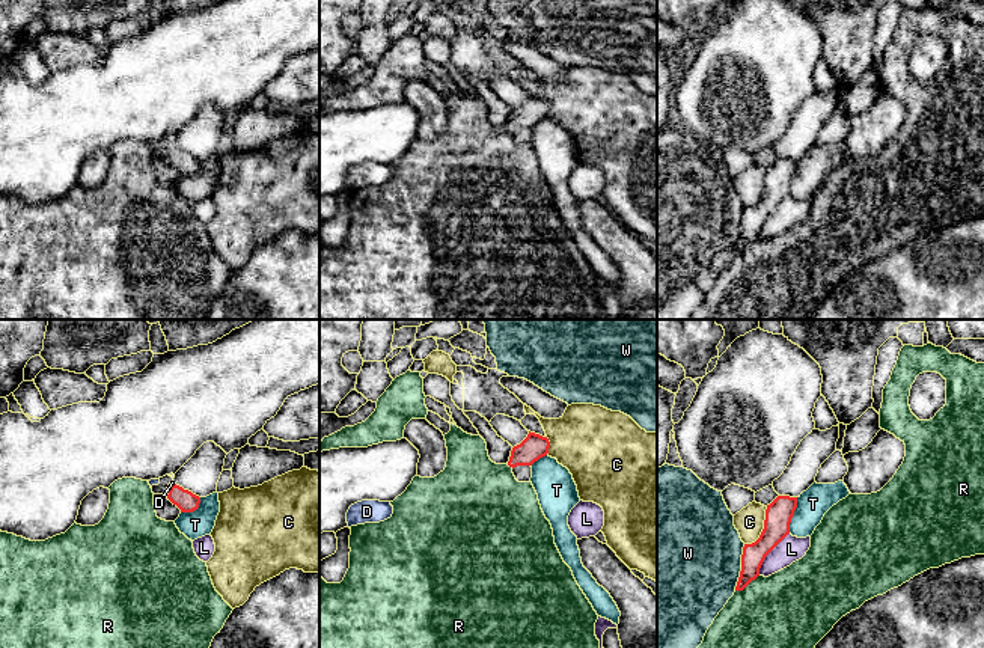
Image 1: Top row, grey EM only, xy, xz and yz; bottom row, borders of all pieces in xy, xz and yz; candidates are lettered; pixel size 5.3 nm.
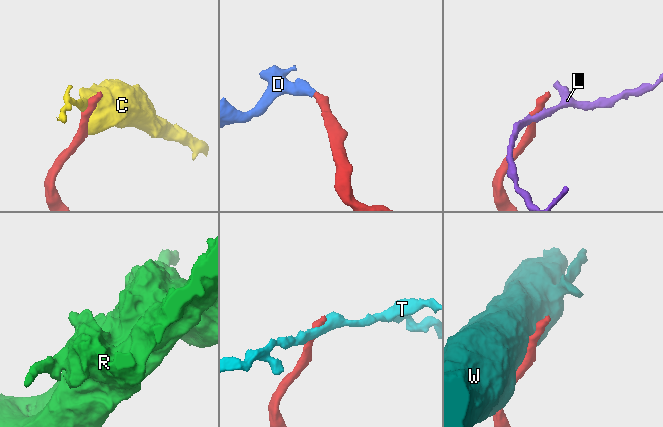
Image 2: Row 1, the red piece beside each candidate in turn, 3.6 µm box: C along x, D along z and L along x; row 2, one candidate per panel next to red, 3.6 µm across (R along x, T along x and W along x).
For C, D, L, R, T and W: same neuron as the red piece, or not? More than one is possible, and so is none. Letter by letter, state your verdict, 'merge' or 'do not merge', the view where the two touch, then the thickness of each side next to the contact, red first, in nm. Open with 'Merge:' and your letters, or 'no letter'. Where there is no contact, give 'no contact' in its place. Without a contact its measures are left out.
Merge: D
C: do not merge; contact in yz; calibres 140 and 160 nm
D: merge; contact in xy; calibres 110 and 20 nm
L: do not merge; contact in yz; calibres 140 and 140 nm
R: do not merge; contact in yz; calibres 120 and 480 nm
T: do not merge; contact in yz; calibres 140 and 160 nm
W: do not merge; contact in yz; calibres 120 and 480 nm

